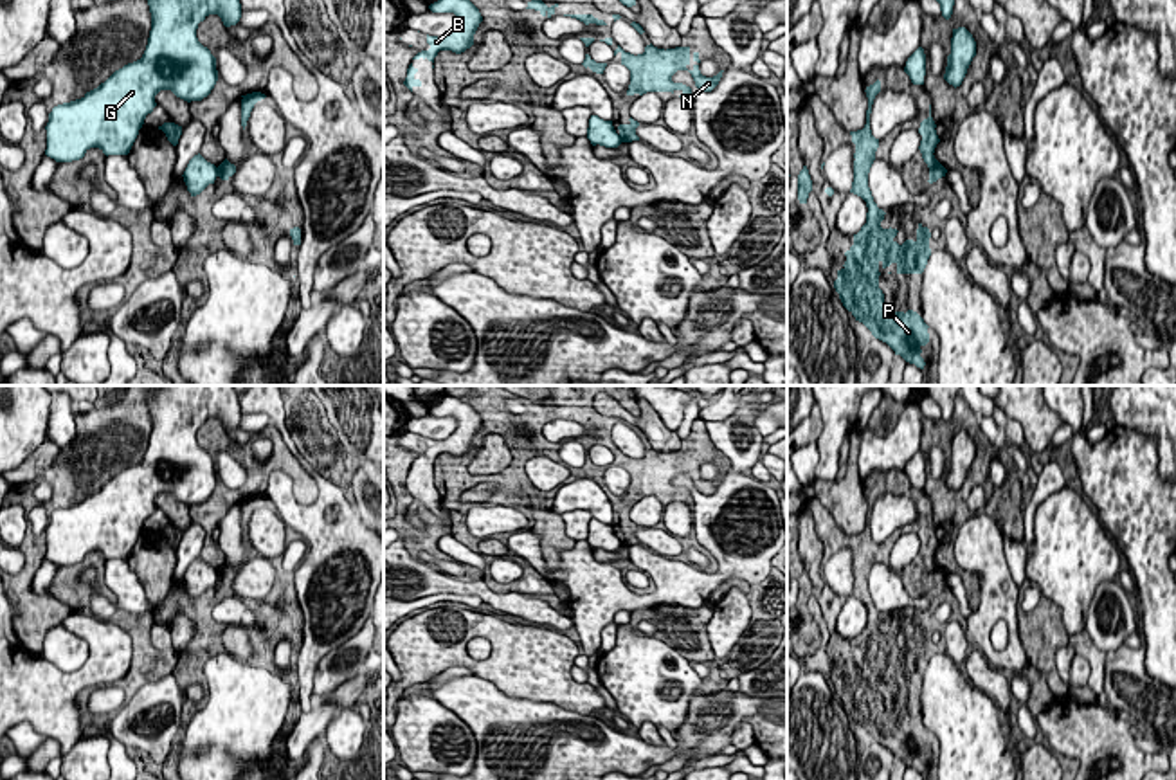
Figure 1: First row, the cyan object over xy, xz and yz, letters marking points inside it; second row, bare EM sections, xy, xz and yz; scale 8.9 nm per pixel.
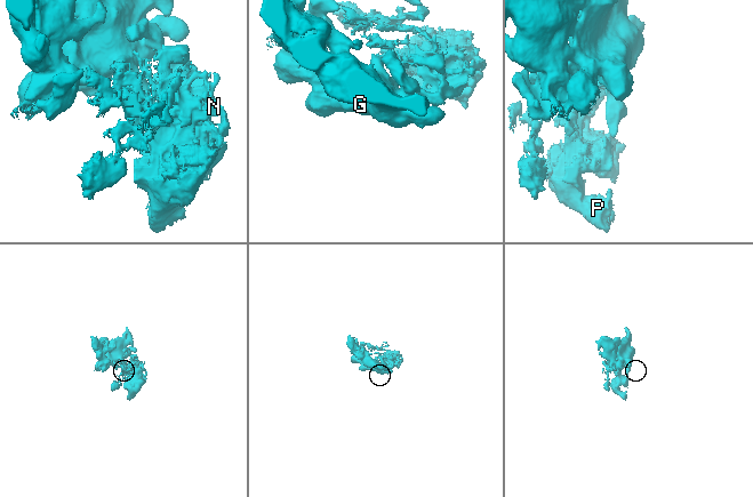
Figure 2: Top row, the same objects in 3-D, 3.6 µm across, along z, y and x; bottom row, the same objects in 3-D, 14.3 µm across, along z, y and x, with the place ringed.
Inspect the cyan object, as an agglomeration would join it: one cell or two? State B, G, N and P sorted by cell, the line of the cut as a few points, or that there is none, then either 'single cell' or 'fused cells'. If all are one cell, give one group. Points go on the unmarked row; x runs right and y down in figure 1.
B G / N P; cut in xy along (217, 571), (218, 579); fused cells

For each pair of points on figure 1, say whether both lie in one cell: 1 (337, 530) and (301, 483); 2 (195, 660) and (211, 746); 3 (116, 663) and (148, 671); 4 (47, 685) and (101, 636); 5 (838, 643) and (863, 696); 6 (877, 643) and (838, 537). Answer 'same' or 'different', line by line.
1: different
2: different
3: different
4: same
5: same
6: same

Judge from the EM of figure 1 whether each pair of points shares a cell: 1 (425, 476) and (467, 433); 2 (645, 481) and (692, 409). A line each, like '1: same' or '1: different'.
1: same
2: different

